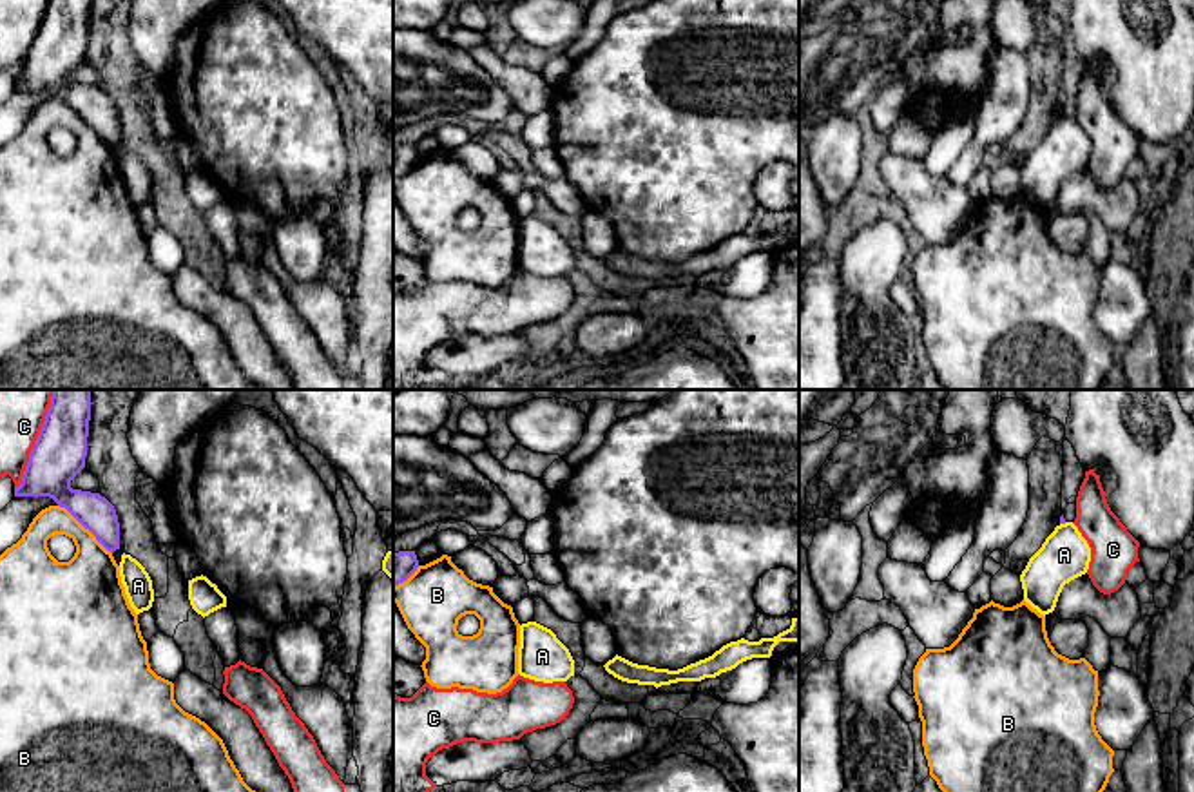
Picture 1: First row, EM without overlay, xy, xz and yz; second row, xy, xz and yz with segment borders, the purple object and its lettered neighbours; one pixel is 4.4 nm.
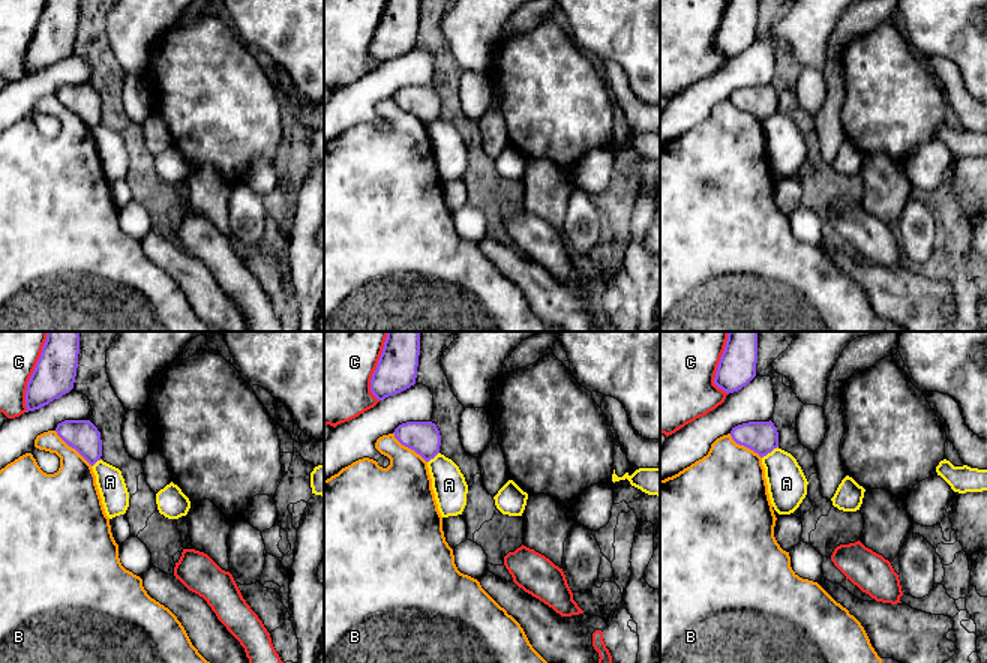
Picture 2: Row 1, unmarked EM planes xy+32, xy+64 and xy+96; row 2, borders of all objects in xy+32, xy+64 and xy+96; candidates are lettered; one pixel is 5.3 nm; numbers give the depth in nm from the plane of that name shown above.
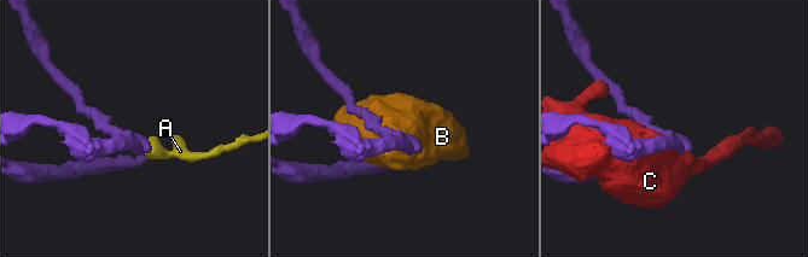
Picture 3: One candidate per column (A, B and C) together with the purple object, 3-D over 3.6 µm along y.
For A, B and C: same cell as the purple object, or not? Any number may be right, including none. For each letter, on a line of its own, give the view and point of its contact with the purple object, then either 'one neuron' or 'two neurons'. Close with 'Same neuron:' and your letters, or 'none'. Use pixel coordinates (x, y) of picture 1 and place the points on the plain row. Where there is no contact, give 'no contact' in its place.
A: contact yz (1062, 116); two neurons
B: contact xy (86, 122); two neurons
C: contact xy (33, 42); two neurons
Same neuron: none

